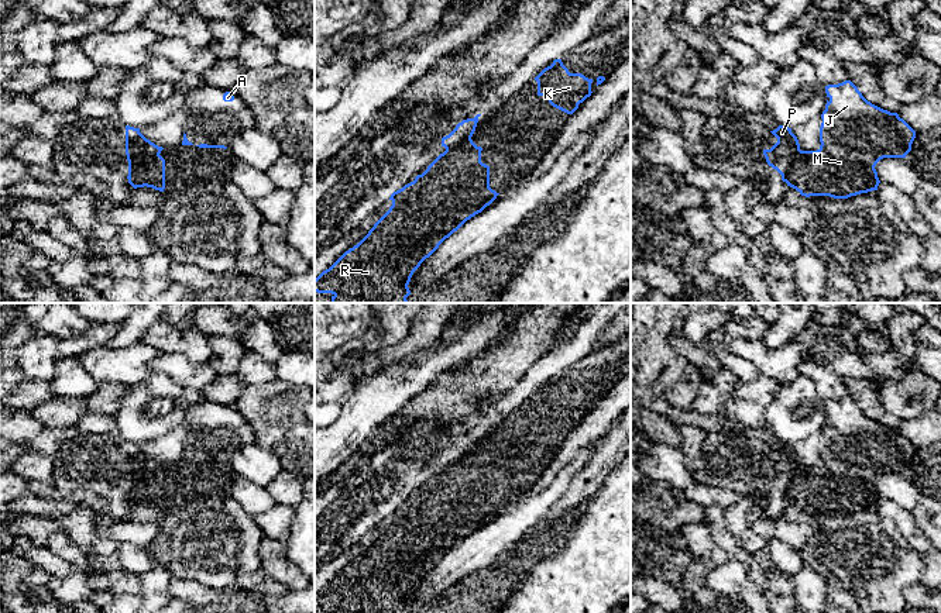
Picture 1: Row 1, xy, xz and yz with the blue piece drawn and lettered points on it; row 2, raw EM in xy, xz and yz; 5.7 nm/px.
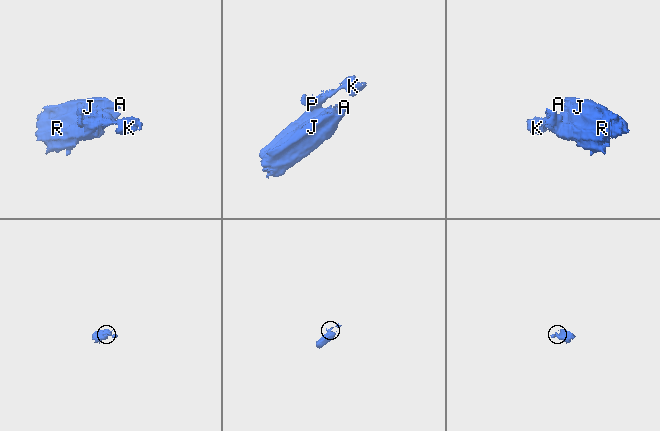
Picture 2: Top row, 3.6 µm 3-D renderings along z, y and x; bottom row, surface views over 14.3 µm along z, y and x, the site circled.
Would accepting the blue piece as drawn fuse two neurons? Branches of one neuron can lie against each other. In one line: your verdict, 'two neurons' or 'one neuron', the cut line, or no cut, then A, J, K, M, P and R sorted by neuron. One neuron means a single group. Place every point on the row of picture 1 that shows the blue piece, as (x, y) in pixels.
one neuron; cut none; groups A J K M P R

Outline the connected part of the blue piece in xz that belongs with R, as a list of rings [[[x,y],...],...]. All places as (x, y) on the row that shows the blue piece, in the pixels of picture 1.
[[[480,116],[463,120],[449,135],[442,138],[442,147],[446,151],[422,175],[418,175],[413,182],[391,194],[392,206],[389,210],[357,245],[346,251],[329,269],[315,279],[315,292],[332,293],[333,296],[329,303],[408,303],[406,297],[411,295],[408,285],[420,264],[446,238],[467,220],[481,213],[499,194],[490,187],[490,166],[481,162],[482,148],[477,147],[471,140]]]

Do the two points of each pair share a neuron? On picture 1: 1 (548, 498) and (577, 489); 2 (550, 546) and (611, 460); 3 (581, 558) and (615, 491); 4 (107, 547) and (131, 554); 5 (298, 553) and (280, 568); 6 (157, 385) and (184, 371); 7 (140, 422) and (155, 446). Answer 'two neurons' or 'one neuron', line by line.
1: two neurons
2: two neurons
3: one neuron
4: two neurons
5: two neurons
6: two neurons
7: two neurons

